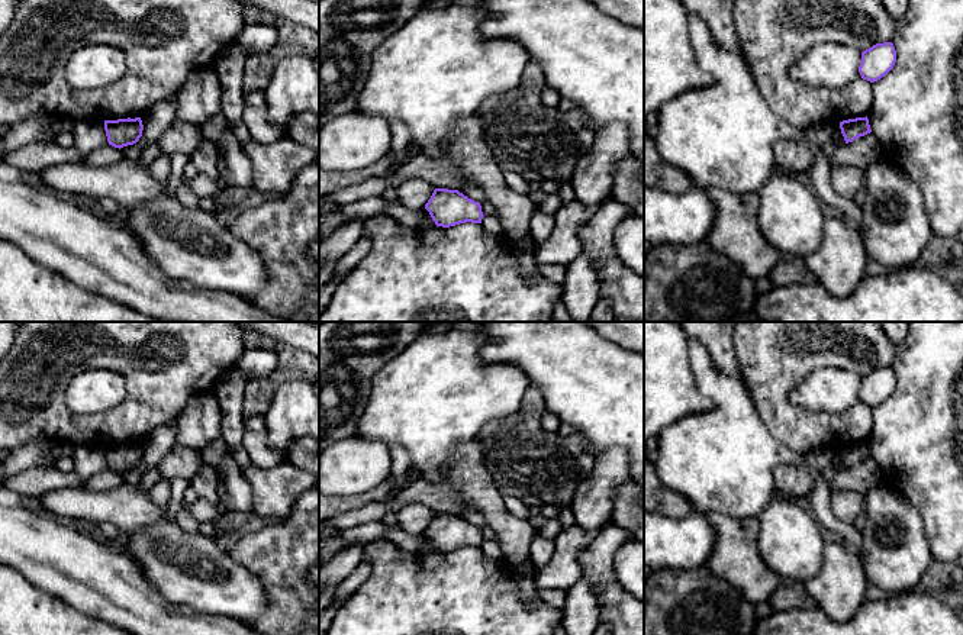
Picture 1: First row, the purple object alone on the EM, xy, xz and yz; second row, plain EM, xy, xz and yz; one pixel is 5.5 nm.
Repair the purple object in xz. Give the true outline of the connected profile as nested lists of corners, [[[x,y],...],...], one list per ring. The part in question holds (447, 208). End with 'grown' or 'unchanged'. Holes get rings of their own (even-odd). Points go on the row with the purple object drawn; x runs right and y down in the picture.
[[[435,188],[425,204],[437,226],[450,228],[460,223],[482,223],[480,203],[468,199],[458,190]]] | unchanged

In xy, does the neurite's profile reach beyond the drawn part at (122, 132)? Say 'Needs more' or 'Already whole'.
Already whole

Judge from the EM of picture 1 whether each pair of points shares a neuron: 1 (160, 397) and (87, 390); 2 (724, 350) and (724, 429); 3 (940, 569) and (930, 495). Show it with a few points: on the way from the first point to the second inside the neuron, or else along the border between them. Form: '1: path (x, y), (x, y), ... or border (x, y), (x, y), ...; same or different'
1: border (113, 370), (124, 379), (125, 397), (96, 413); different
2: border (704, 345), (711, 363), (718, 370), (741, 380); different
3: border (934, 557), (947, 563); different

